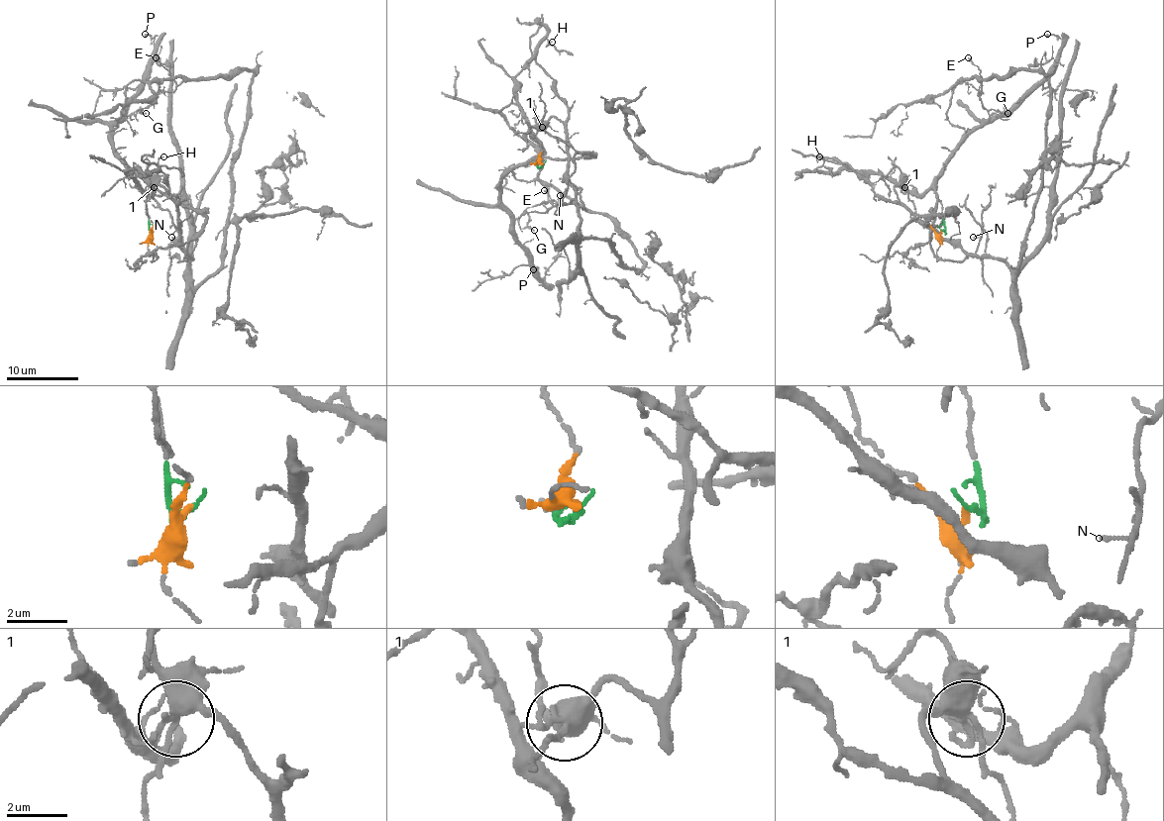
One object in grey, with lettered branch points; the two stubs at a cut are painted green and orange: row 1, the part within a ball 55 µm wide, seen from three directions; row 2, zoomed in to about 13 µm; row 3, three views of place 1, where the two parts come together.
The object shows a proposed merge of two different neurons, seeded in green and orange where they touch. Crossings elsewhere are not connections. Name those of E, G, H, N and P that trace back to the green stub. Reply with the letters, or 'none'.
E, G, H, P

